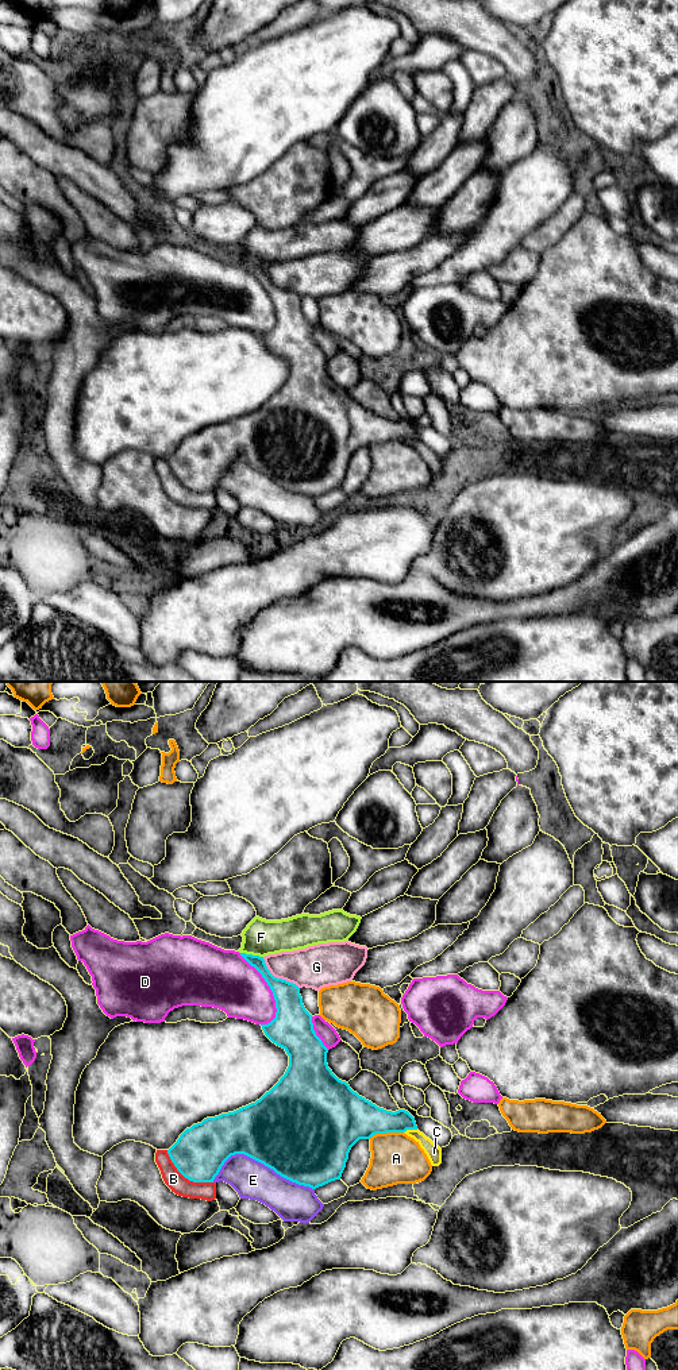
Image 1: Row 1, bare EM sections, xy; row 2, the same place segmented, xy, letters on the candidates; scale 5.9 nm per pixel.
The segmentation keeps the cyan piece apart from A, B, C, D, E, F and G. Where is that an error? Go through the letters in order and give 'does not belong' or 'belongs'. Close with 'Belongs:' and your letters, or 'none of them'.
A: does not belong
B: does not belong
C: does not belong
D: does not belong
E: does not belong
F: does not belong
G: does not belong
Belongs: none of them

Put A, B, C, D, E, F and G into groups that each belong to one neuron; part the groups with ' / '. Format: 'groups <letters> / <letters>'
groups A / B / C / D / E / F G

